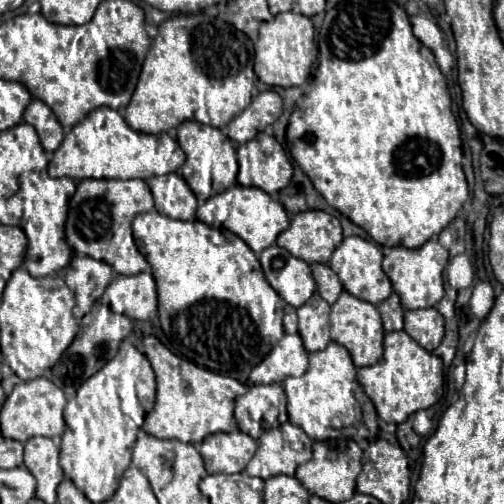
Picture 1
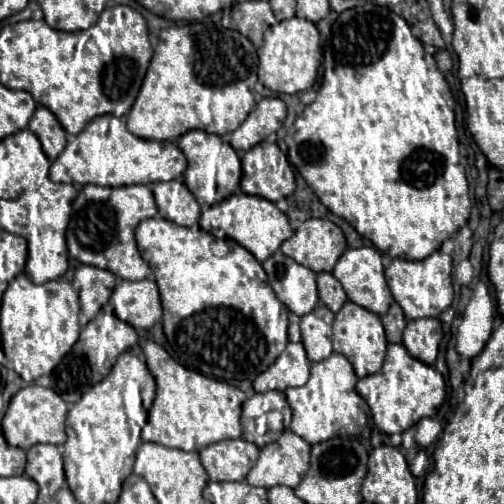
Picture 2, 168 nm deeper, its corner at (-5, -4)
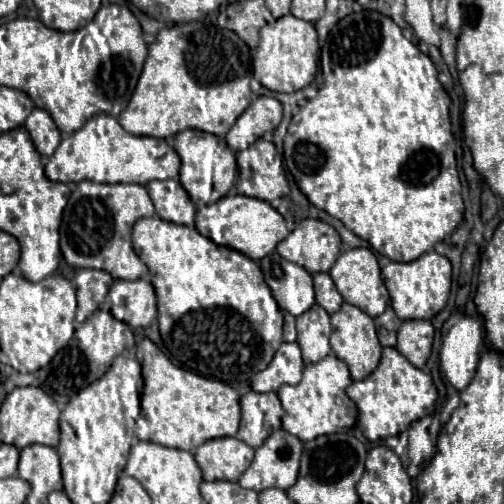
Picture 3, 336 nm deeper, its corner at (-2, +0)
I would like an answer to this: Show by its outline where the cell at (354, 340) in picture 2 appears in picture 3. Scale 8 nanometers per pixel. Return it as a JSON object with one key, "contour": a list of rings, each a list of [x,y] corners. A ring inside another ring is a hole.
{"contour":[[[343,304],[335,314],[331,314],[331,350],[333,354],[343,360],[351,372],[353,380],[367,378],[381,360],[381,344],[377,340],[377,328],[371,316],[351,304]]]}

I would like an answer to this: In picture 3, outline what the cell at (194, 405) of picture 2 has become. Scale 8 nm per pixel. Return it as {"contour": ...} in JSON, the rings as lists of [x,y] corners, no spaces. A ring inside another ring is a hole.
{"contour":[[[145,338],[137,346],[137,360],[143,368],[145,382],[141,396],[141,416],[135,424],[135,436],[139,440],[153,440],[167,448],[193,452],[205,440],[237,434],[241,416],[239,394],[229,384],[209,380],[193,374],[191,370],[173,366],[169,358],[149,338]]]}

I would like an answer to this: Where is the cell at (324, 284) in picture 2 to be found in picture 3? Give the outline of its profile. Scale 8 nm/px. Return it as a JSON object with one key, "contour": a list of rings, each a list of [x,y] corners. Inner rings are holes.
{"contour":[[[313,274],[313,282],[315,282],[317,304],[323,306],[329,314],[335,314],[339,310],[339,306],[343,304],[343,298],[337,292],[331,276],[329,274]]]}

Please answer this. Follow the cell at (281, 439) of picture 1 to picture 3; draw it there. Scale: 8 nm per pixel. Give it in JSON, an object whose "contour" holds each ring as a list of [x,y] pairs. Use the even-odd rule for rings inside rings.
{"contour":[[[283,428],[275,430],[263,446],[255,450],[255,458],[239,478],[239,484],[255,492],[267,488],[291,488],[297,482],[301,452],[303,442],[297,436],[291,436]]]}

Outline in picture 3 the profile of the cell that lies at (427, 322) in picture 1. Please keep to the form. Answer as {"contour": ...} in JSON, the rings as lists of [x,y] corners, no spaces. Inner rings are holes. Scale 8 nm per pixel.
{"contour":[[[405,320],[397,332],[397,350],[417,368],[423,368],[433,344],[433,326],[425,320]]]}

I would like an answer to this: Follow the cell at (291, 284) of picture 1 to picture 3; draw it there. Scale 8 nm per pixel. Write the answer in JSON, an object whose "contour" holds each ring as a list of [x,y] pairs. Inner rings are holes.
{"contour":[[[277,252],[265,256],[259,264],[265,282],[271,288],[273,298],[277,300],[281,310],[291,312],[293,316],[301,316],[303,312],[307,312],[307,308],[313,306],[313,280],[303,266],[281,258]]]}

